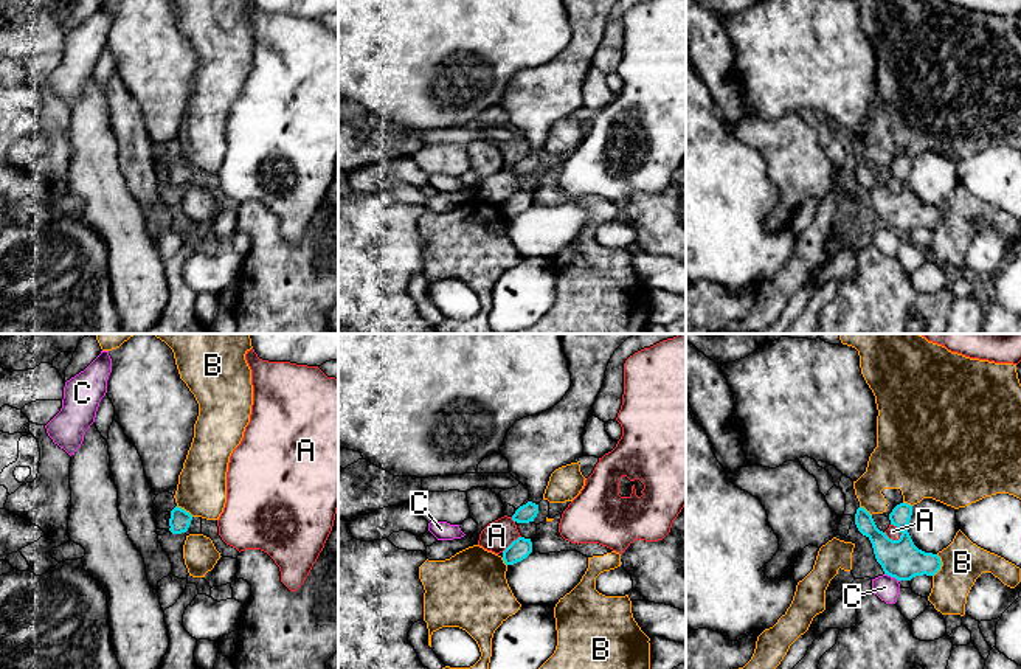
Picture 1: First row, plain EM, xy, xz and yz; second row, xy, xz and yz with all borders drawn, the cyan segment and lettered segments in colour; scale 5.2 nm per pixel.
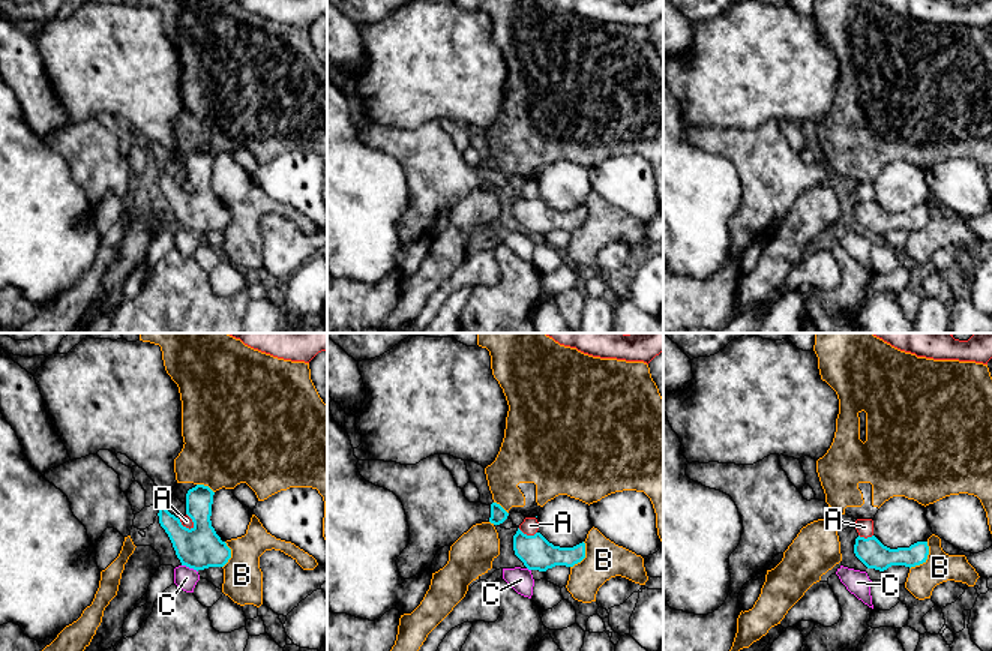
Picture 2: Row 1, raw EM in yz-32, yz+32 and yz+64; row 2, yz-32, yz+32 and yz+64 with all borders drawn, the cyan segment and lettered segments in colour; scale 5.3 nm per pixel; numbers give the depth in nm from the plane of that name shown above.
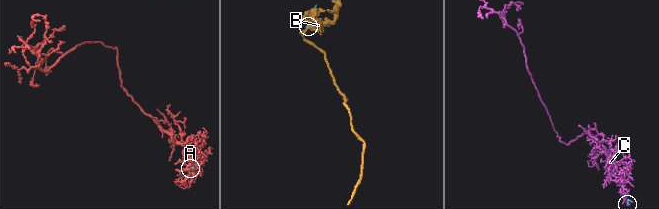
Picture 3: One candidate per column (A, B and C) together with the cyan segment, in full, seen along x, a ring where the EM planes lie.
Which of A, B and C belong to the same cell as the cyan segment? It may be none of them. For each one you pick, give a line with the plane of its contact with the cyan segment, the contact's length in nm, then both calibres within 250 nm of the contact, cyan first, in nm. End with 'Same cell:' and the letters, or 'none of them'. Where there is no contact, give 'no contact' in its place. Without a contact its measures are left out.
Same cell: none of them

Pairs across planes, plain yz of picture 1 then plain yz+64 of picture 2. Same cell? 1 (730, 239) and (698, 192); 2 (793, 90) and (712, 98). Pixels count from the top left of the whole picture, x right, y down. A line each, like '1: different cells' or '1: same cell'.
1: same cell
2: same cell

